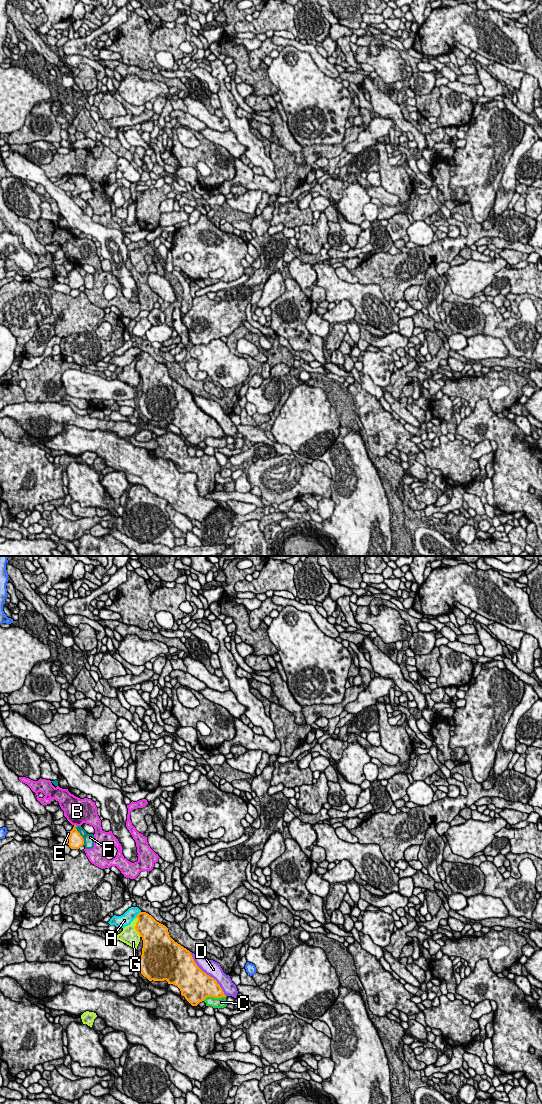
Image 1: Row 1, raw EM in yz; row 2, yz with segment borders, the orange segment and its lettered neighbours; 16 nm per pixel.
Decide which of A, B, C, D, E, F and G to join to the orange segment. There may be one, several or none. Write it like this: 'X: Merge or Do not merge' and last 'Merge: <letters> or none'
A: Do not merge
B: Do not merge
C: Do not merge
D: Merge
E: Do not merge
F: Do not merge
G: Do not merge
Merge: D

